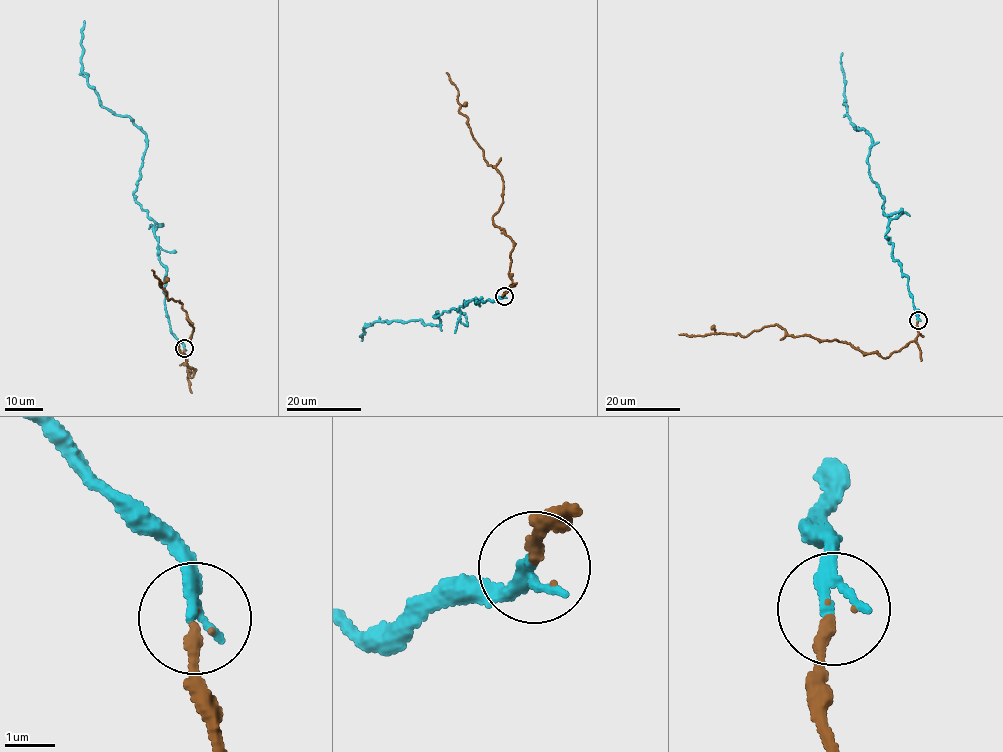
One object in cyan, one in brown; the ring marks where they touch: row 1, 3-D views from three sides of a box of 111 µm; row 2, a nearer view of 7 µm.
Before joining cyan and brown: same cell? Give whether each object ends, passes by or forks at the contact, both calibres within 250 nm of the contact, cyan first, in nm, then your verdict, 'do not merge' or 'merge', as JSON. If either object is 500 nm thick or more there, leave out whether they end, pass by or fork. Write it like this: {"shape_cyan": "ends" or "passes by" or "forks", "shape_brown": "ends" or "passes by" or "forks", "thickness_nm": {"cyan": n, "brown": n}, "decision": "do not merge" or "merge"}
{"shape_cyan": "passes by", "shape_brown": "ends", "thickness_nm": {"cyan": 180, "brown": 240}, "decision": "merge"}

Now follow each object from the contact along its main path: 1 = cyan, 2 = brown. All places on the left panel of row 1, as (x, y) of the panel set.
1: (184, 349), (165, 307), (154, 222), (133, 193), (146, 136), (130, 118), (101, 105), (81, 73), (84, 20)
2: (184, 349), (192, 376), (178, 343), (190, 340), (193, 326), (180, 300), (168, 300), (152, 269)

